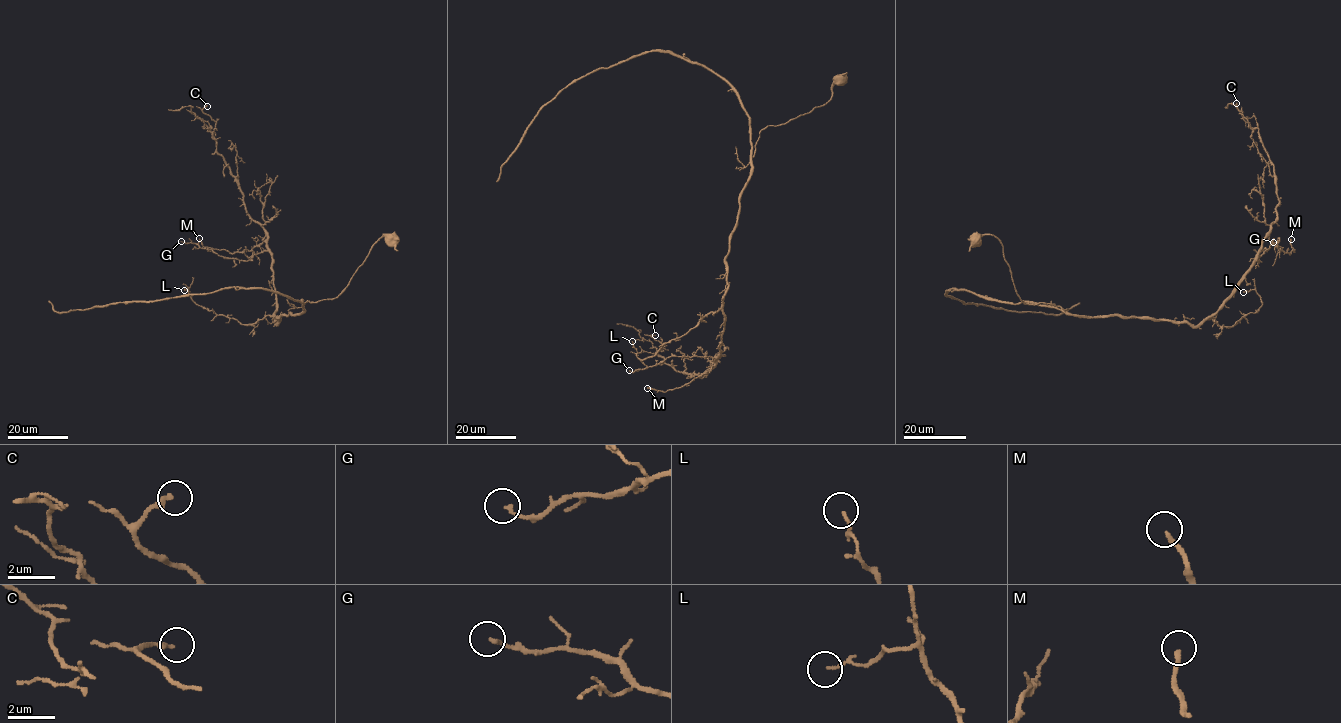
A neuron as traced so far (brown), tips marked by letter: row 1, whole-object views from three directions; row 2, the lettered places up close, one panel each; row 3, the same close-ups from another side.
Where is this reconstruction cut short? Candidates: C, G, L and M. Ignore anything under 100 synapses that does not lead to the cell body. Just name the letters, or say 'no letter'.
no letter

